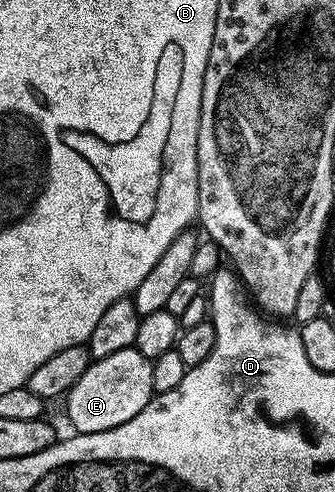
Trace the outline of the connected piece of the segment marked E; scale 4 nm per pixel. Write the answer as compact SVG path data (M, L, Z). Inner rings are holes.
M135 346L115 350L115 354L107 354L107 358L93 360L87 370L83 370L83 378L71 386L63 400L72 431L77 434L102 432L123 426L123 422L131 422L131 418L135 418L135 414L139 414L139 410L143 410L155 395L151 386L152 369L153 361L139 354Z

